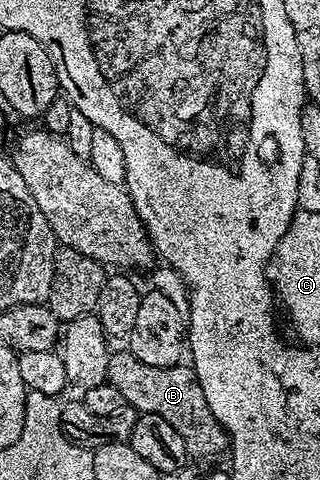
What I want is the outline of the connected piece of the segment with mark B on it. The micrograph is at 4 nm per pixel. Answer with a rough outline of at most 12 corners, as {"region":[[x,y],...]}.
{"region":[[108,358],[127,407],[170,422],[189,457],[229,451],[196,371]]}

